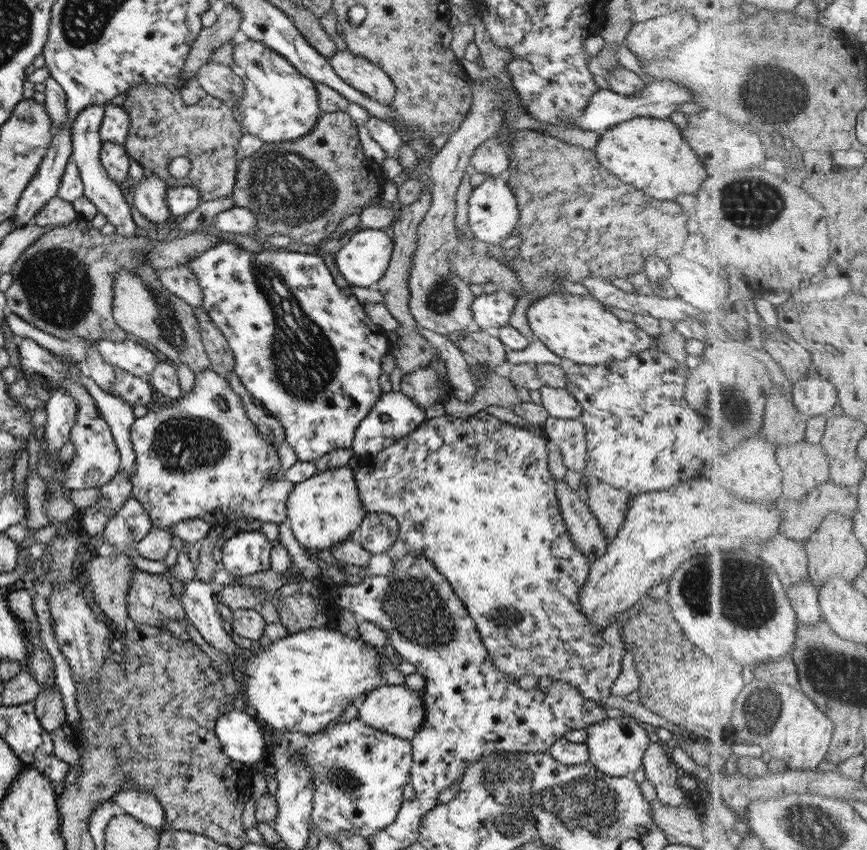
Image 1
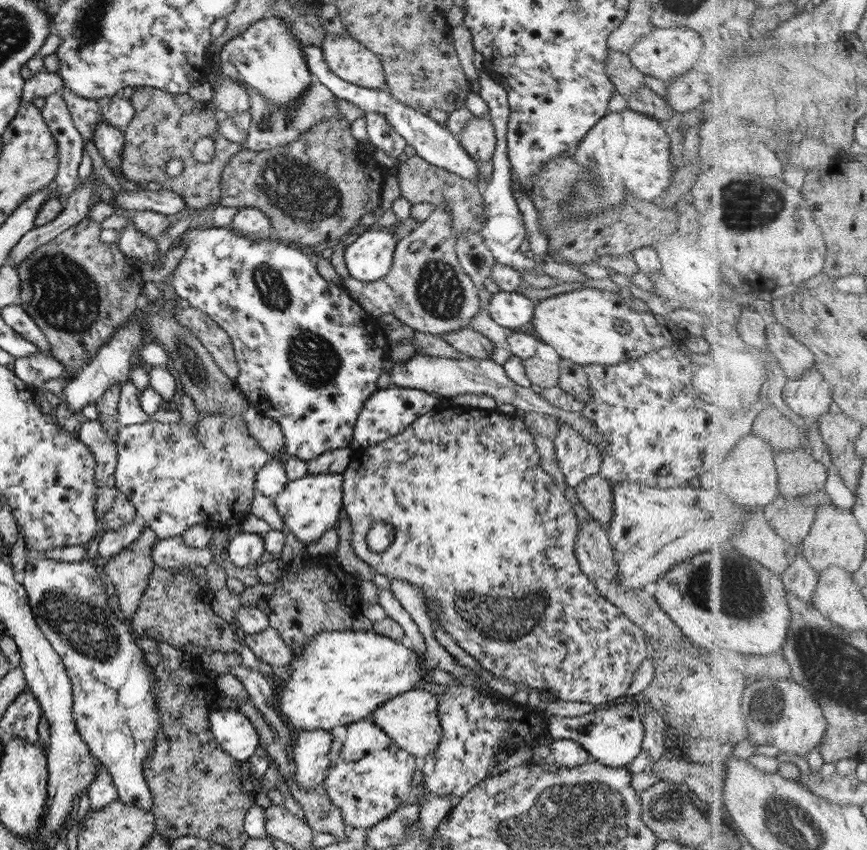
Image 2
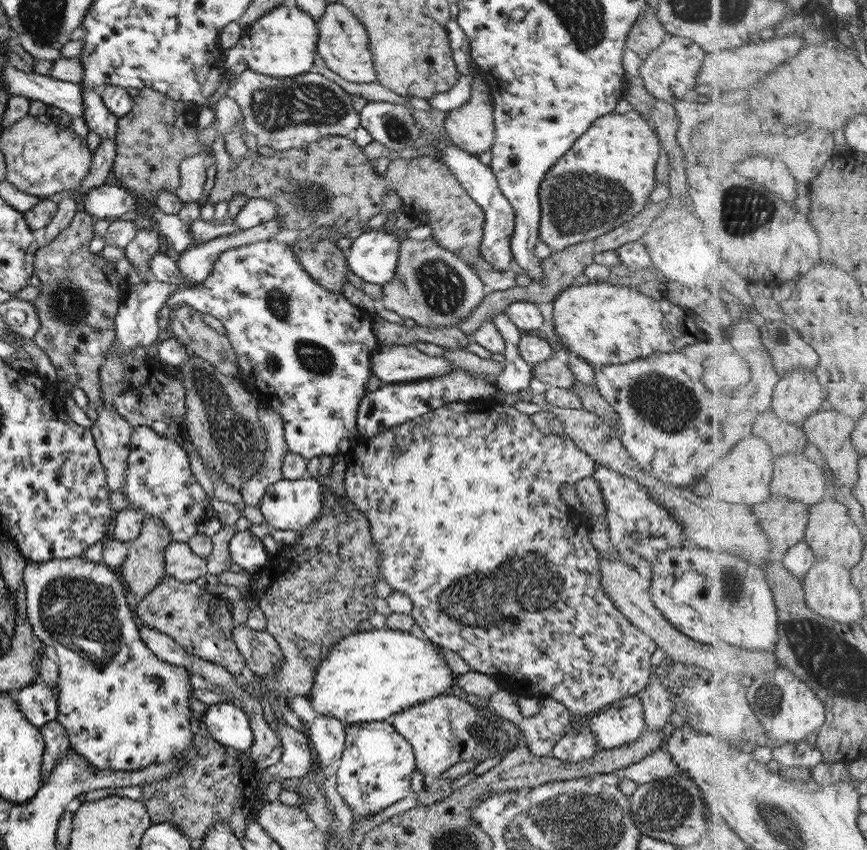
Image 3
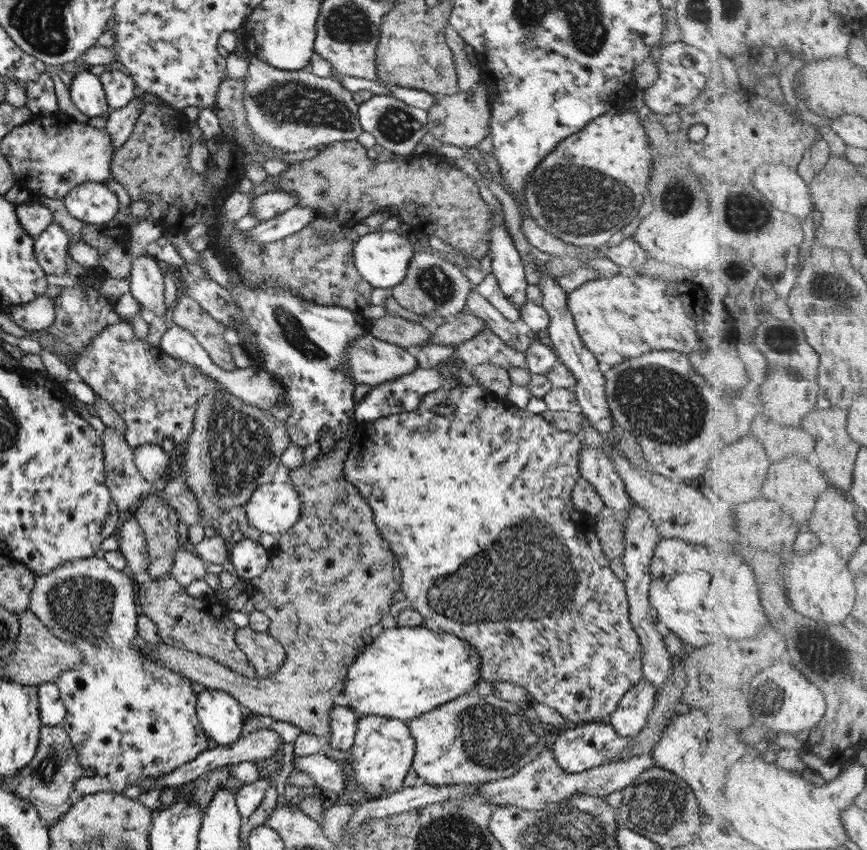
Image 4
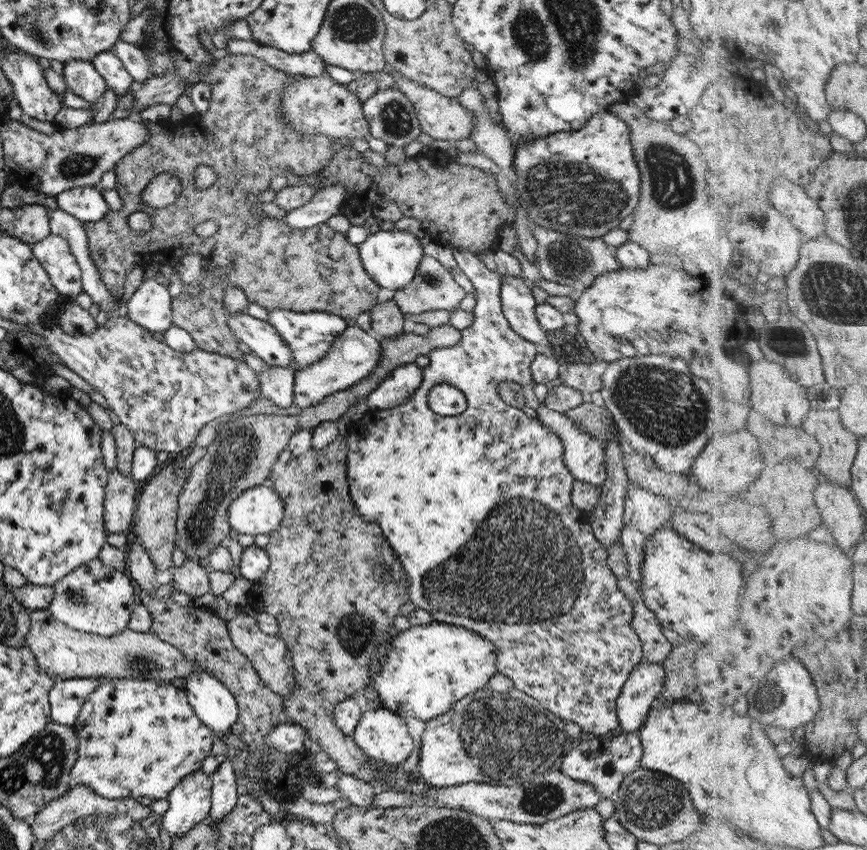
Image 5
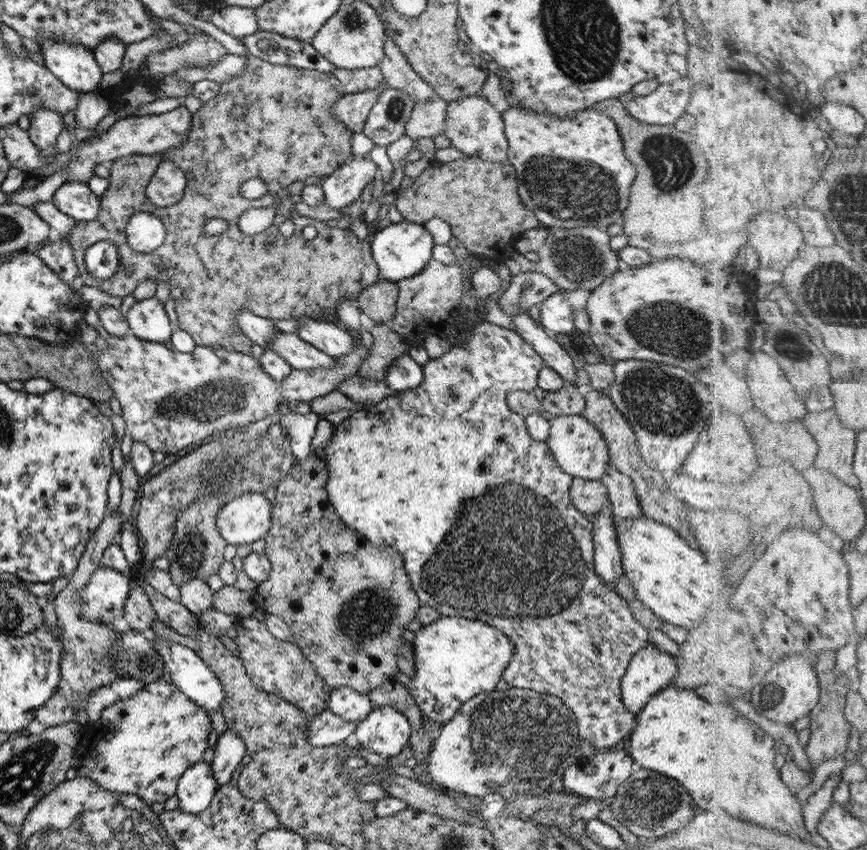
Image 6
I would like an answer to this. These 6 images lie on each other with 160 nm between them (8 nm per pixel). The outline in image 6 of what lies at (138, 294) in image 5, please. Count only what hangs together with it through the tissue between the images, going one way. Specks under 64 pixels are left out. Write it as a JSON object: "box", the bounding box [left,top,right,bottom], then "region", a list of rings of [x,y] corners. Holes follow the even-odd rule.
{"box":[126,297,173,342],"region":[[[154,297],[137,300],[126,312],[129,332],[139,340],[165,342],[173,331],[163,305]]]}

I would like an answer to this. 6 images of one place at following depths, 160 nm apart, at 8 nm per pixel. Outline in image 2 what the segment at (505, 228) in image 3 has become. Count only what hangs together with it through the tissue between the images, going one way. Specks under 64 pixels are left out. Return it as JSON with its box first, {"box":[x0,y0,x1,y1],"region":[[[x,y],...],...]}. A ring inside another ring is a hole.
{"box":[302,44,487,193],"region":[[[302,44],[302,51],[308,66],[308,72],[313,80],[323,84],[339,100],[345,99],[347,102],[352,102],[364,113],[383,115],[396,130],[396,133],[403,138],[407,146],[411,146],[415,150],[417,156],[420,156],[423,160],[437,168],[443,168],[459,178],[471,181],[472,184],[478,187],[480,193],[484,191],[487,179],[478,179],[478,163],[470,158],[460,143],[449,133],[446,124],[437,123],[428,117],[427,114],[413,110],[402,102],[397,102],[386,90],[367,89],[344,82],[341,78],[331,73],[319,47]]]}

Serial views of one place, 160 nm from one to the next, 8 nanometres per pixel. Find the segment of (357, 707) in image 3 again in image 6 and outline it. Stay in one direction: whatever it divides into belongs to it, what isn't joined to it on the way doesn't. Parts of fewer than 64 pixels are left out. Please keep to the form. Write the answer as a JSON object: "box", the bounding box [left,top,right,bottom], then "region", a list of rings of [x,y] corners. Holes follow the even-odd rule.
{"box":[405,615,514,726],"region":[[[445,615],[428,625],[422,625],[414,635],[411,652],[415,675],[410,677],[411,682],[405,688],[414,699],[423,721],[430,720],[436,726],[449,720],[463,703],[476,694],[494,690],[514,653],[514,644],[498,628],[455,615]]]}

